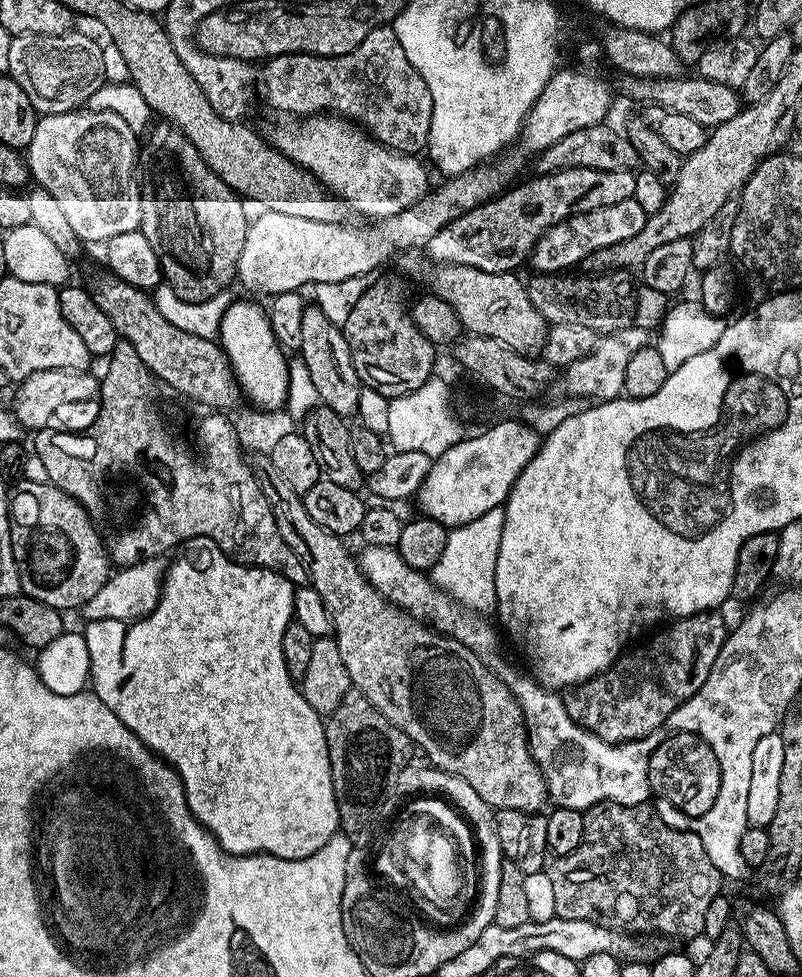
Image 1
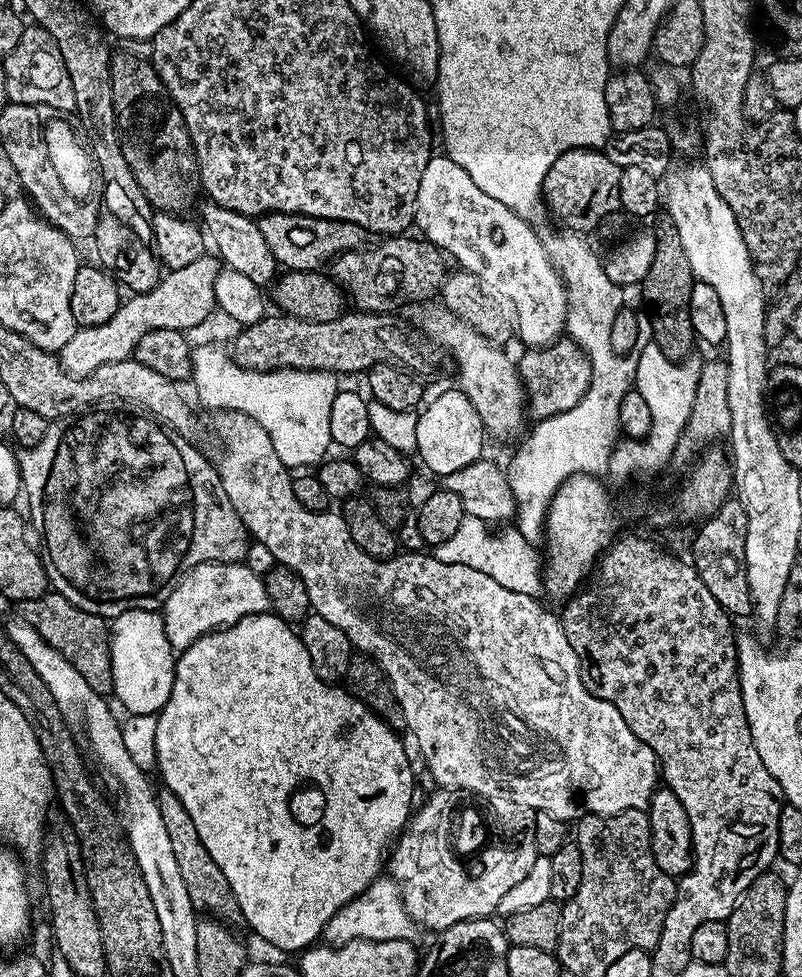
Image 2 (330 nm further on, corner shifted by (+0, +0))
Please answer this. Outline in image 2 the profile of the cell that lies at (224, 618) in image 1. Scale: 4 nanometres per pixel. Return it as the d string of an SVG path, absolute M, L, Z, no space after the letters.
M271 611L263 612L257 616L247 616L228 628L222 628L218 632L209 632L208 635L194 641L189 648L183 649L176 657L174 686L170 690L170 698L164 709L155 717L154 723L156 723L156 729L152 732L152 748L156 751L156 768L160 771L161 778L164 779L163 787L176 795L178 802L182 802L182 806L186 806L186 811L190 814L194 827L198 830L198 838L202 838L202 846L206 846L206 850L210 850L210 858L214 858L214 862L218 862L218 870L222 870L222 874L226 874L226 882L230 882L230 890L234 890L234 898L244 915L244 924L247 927L252 927L266 943L273 944L274 947L281 948L284 952L297 951L296 953L299 953L301 950L315 945L321 939L330 918L338 910L342 910L342 906L349 904L354 897L361 896L373 884L377 876L381 875L386 864L386 853L396 837L404 831L404 826L408 823L409 815L413 811L412 764L408 761L408 752L404 749L403 742L396 737L398 735L397 729L390 727L382 717L375 716L360 699L352 695L347 687L320 680L318 674L314 674L314 666L310 666L310 654L306 654L306 646L300 640L297 629L291 623L273 615Z

